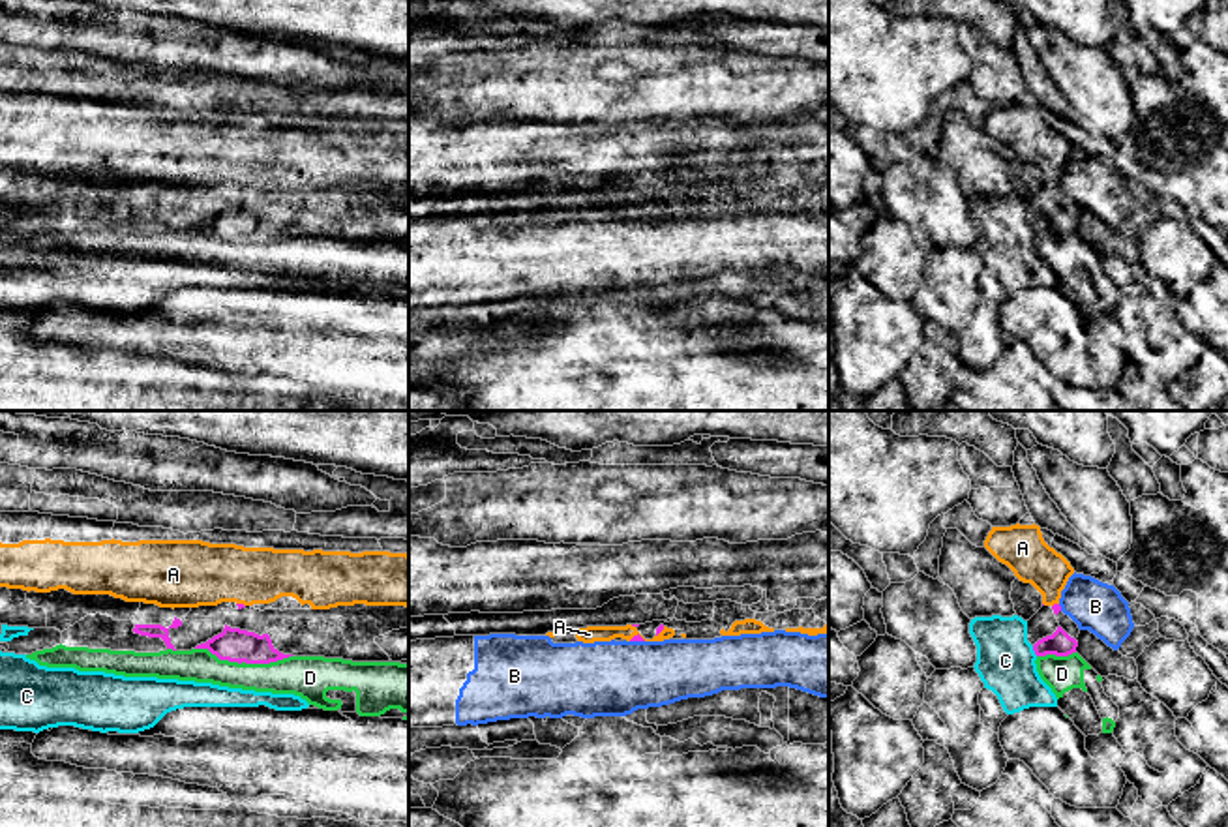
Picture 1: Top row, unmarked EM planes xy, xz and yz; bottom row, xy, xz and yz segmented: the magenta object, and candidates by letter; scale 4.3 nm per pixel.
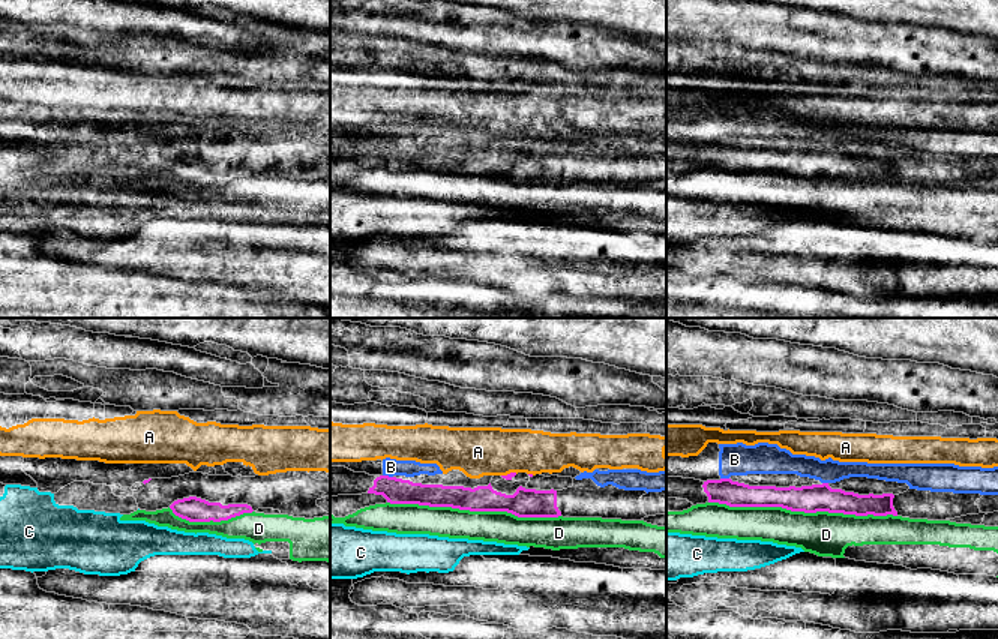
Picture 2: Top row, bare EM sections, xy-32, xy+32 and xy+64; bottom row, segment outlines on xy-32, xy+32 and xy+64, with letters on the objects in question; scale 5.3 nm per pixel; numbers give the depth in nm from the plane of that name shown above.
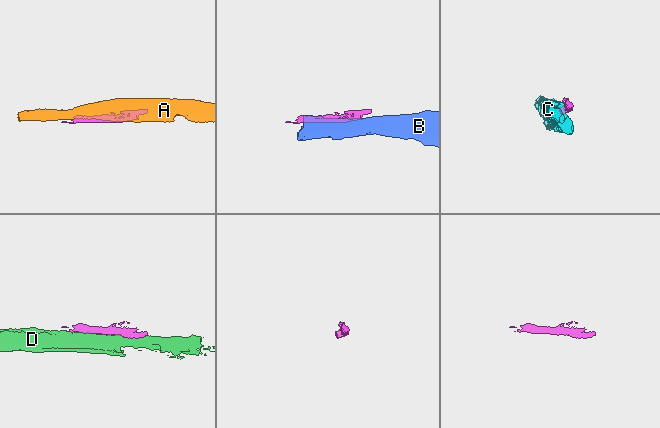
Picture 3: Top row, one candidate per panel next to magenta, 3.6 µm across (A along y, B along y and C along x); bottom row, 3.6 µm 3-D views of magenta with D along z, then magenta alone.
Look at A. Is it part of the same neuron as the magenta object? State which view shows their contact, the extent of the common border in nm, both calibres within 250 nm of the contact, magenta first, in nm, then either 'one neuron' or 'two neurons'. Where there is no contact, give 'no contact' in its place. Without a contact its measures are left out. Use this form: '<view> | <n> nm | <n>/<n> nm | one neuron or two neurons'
xz | 80 nm | 30/70 nm | two neurons

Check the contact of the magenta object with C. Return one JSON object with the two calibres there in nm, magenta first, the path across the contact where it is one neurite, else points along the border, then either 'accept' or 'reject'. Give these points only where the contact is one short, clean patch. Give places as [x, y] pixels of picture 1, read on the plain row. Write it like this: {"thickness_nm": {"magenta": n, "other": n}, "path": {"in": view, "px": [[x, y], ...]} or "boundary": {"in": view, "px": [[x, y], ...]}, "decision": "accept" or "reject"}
{"thickness_nm": {"magenta": 110, "other": 260}, "boundary": {"in": "yz", "px": [[1032, 225], [1037, 235]]}, "decision": "reject"}

